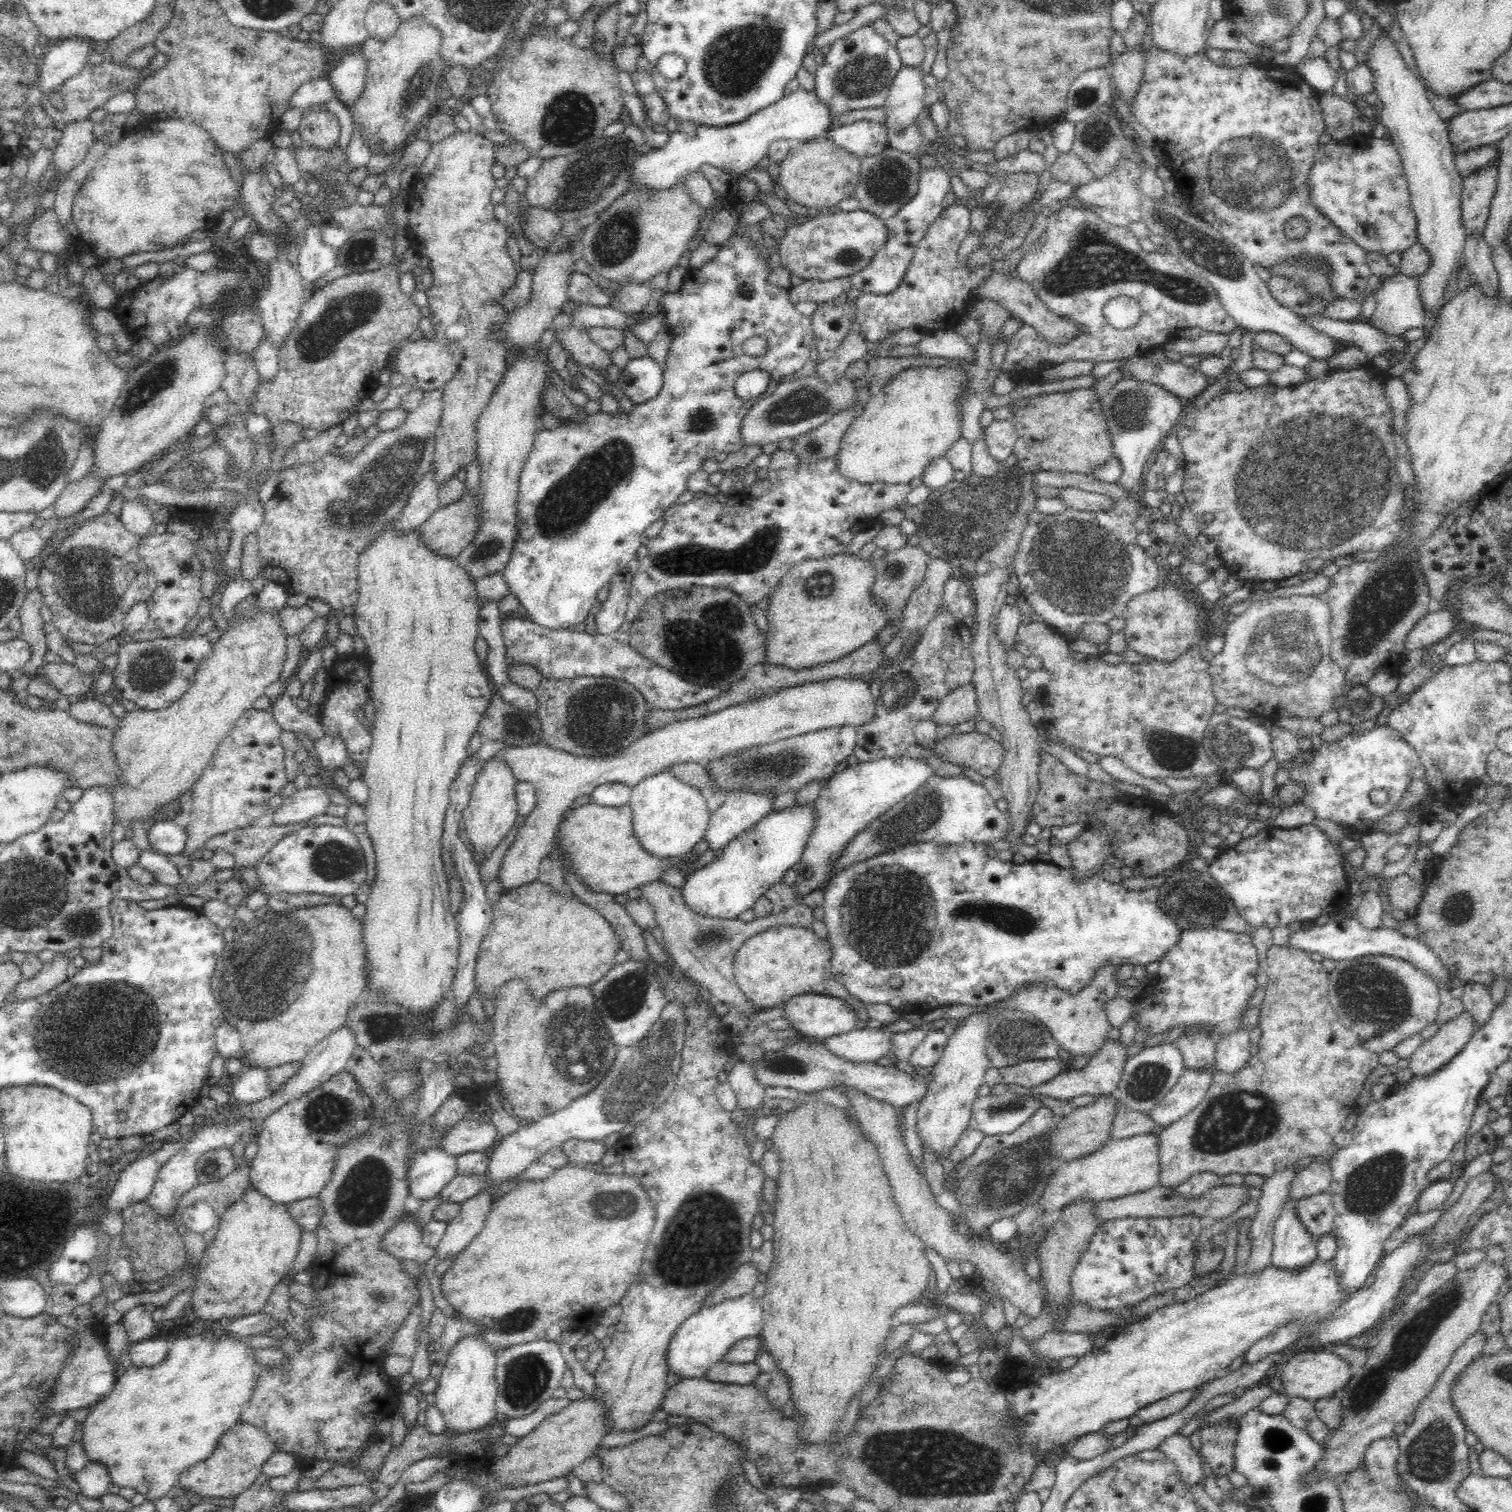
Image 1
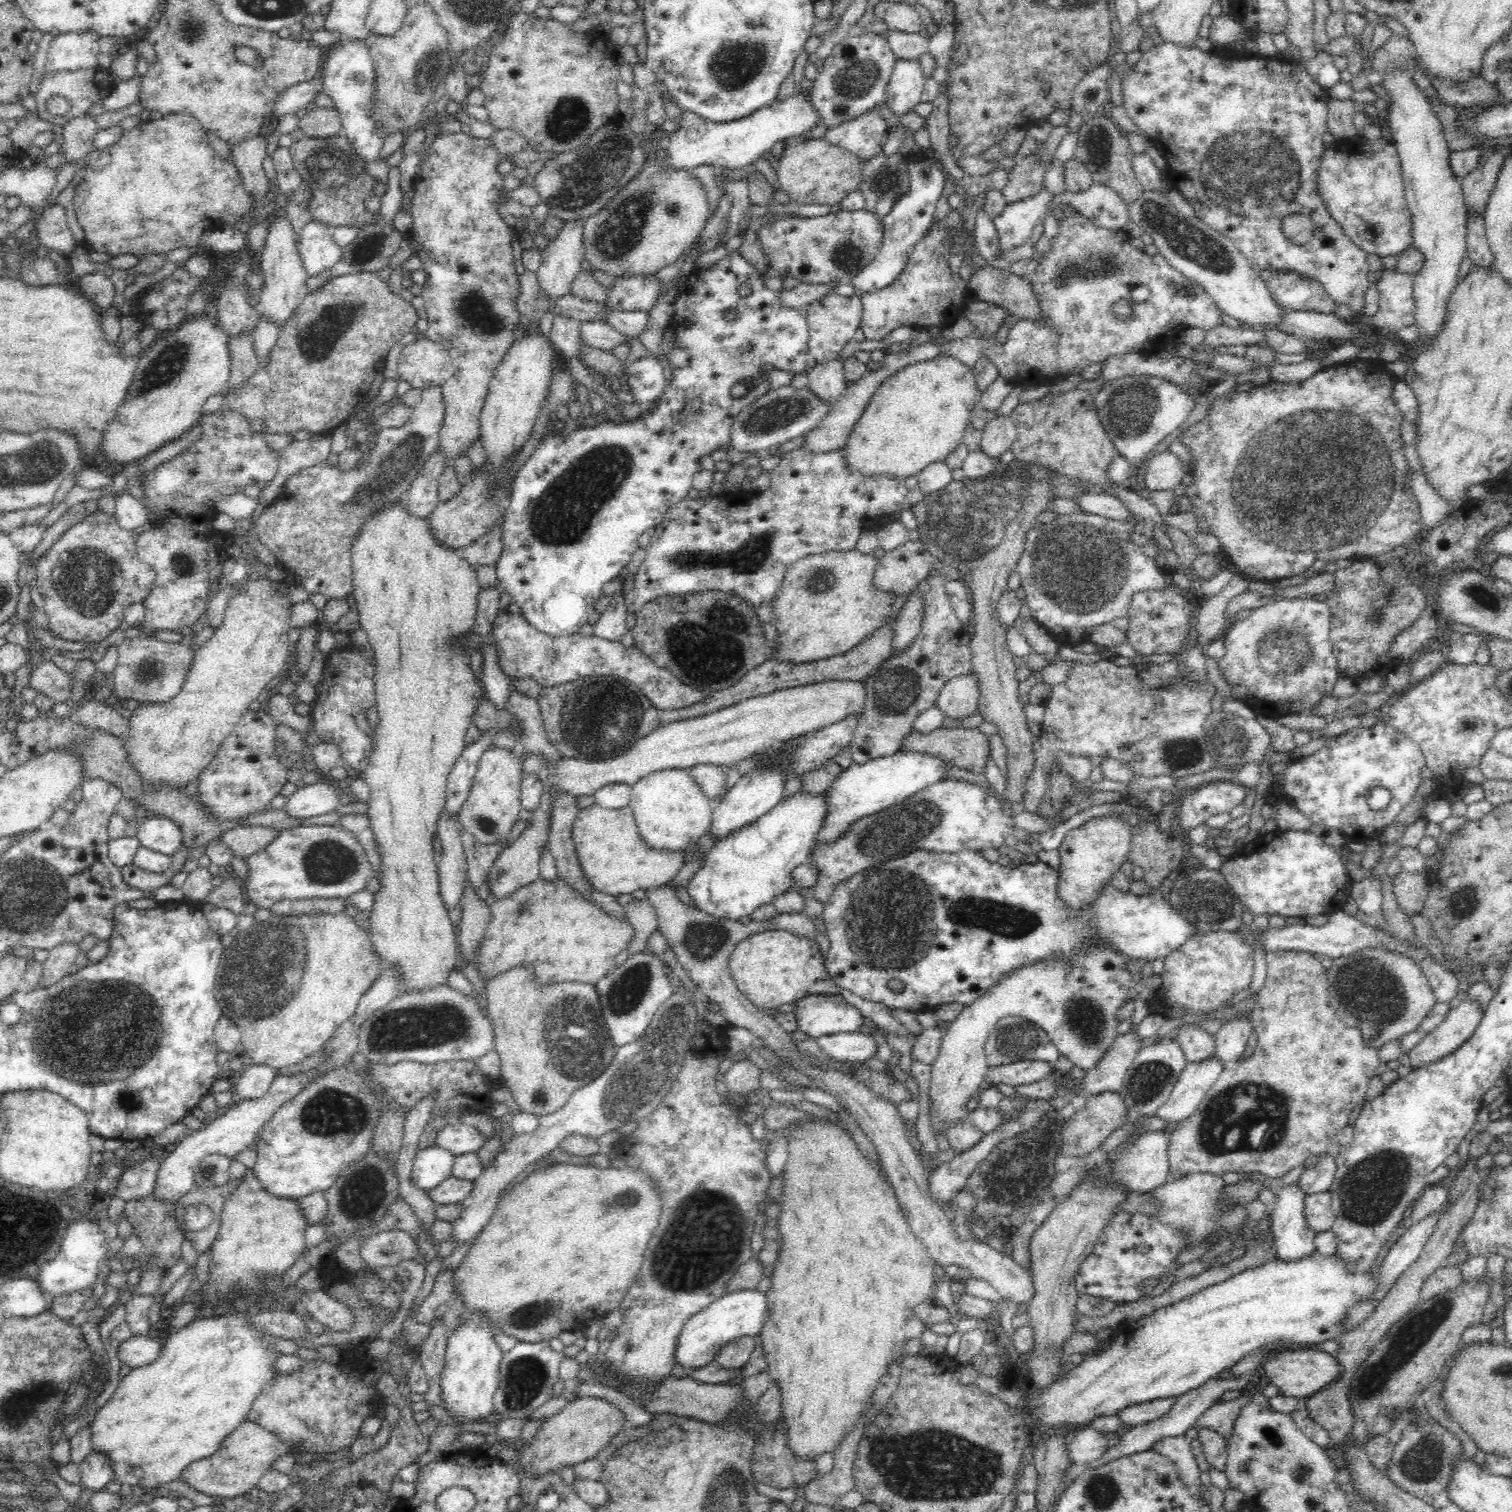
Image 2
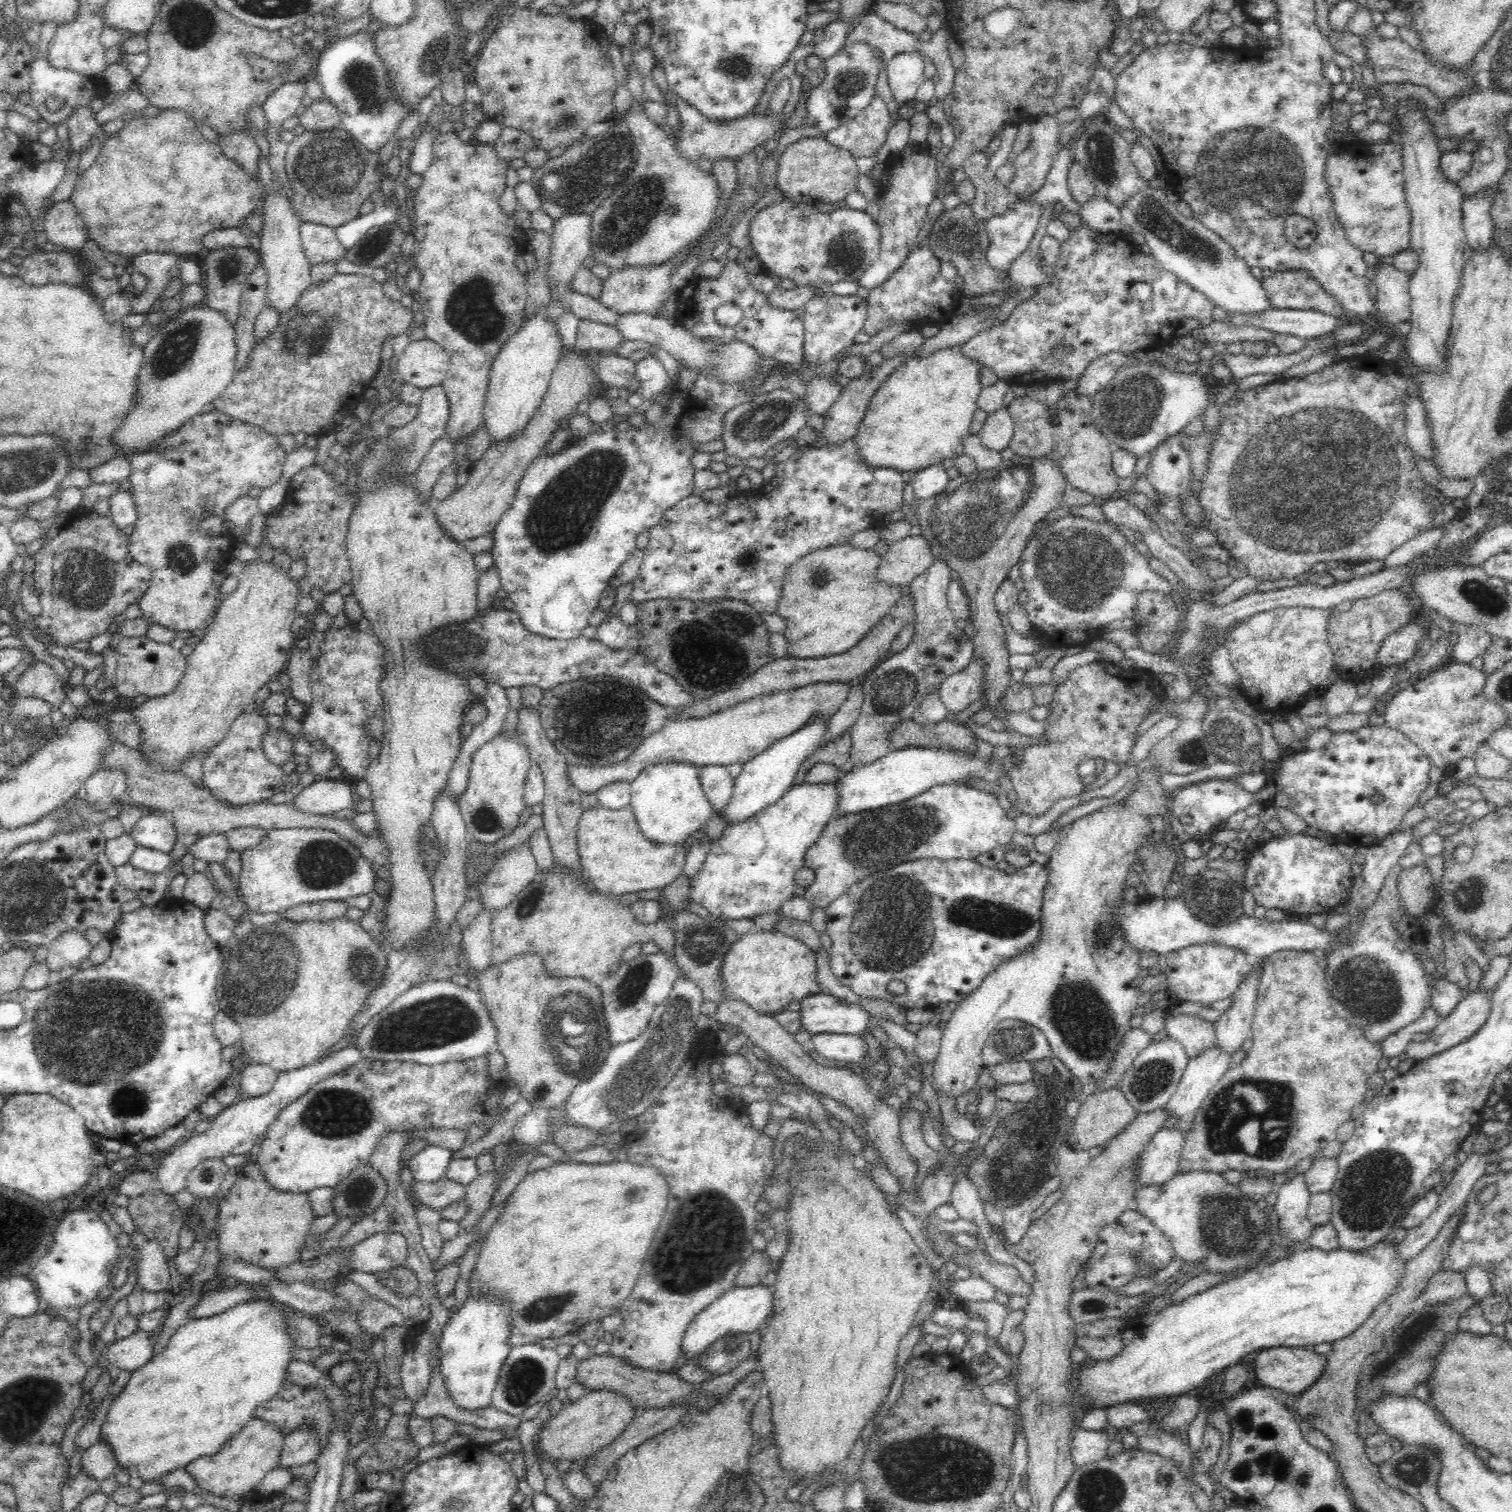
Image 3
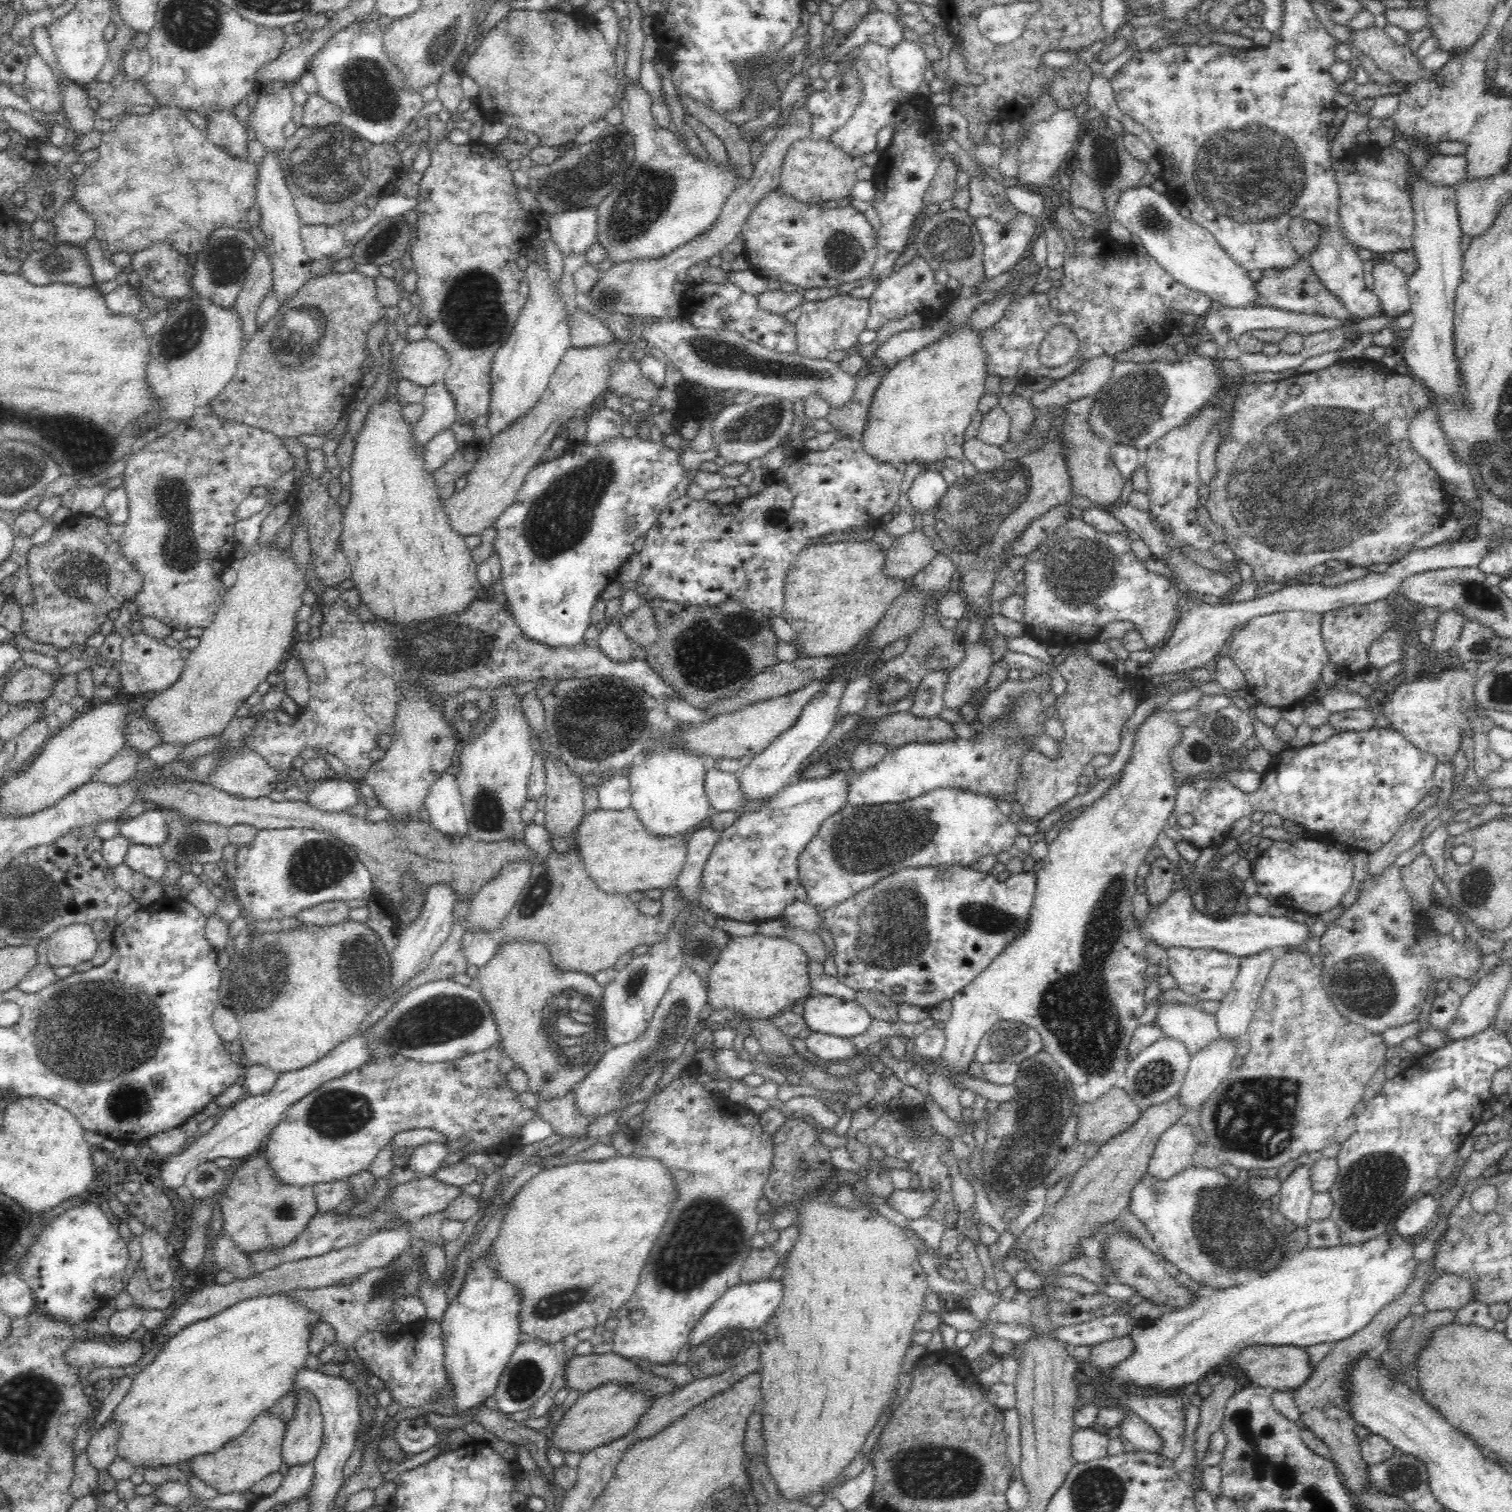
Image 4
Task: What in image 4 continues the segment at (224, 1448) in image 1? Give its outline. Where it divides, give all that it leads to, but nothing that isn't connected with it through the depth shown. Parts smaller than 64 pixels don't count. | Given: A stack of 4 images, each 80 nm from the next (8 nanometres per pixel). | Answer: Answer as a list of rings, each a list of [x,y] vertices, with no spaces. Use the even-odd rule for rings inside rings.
[[[263,1413],[240,1435],[229,1440],[216,1452],[198,1454],[189,1460],[191,1471],[220,1494],[246,1492],[268,1474],[278,1471],[282,1458],[282,1443],[287,1421],[276,1415]]]

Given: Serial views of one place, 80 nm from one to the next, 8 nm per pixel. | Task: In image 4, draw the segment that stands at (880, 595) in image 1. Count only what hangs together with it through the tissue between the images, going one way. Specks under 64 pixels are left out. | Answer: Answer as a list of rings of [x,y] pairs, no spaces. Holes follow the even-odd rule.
[[[921,527],[912,532],[894,537],[890,548],[885,550],[885,573],[894,578],[912,578],[920,572],[937,554],[932,539]]]

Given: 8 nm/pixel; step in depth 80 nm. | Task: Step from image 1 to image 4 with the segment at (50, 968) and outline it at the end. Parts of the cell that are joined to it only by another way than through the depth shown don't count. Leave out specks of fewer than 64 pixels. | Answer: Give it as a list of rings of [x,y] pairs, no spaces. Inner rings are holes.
[[[75,923],[58,928],[47,941],[49,964],[74,967],[86,962],[96,954],[98,943],[93,925]]]

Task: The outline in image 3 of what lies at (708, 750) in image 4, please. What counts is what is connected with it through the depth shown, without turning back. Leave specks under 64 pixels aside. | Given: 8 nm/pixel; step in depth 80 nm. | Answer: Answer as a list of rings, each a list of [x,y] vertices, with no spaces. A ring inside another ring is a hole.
[[[815,682],[792,691],[775,692],[734,705],[726,710],[709,714],[700,719],[678,719],[668,722],[658,731],[647,736],[622,762],[604,766],[569,765],[567,775],[580,793],[596,793],[602,786],[618,780],[632,783],[634,776],[648,764],[666,760],[691,762],[696,766],[745,763],[764,752],[771,744],[790,732],[798,730],[812,716],[823,714],[831,718],[844,702],[849,683]]]

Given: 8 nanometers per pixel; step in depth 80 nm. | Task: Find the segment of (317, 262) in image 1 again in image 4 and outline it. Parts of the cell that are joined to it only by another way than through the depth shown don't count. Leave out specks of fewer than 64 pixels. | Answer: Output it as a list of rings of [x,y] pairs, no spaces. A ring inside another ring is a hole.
[[[303,225],[300,239],[311,259],[330,257],[345,245],[343,231],[337,225]]]

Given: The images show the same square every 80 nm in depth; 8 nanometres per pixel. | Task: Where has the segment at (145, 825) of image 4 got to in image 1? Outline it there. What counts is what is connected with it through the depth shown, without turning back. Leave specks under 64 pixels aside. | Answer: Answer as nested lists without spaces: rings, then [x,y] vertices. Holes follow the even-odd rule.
[[[172,819],[156,820],[147,830],[147,839],[153,850],[161,854],[180,855],[187,842],[187,830],[176,825]]]

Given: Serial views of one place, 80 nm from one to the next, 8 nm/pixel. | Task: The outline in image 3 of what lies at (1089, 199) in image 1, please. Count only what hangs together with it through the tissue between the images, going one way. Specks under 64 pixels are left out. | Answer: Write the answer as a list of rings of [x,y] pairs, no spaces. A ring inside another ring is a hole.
[[[1098,194],[1081,205],[1079,215],[1093,231],[1112,233],[1120,228],[1120,211],[1118,211],[1118,207],[1110,201],[1106,201],[1106,197]]]

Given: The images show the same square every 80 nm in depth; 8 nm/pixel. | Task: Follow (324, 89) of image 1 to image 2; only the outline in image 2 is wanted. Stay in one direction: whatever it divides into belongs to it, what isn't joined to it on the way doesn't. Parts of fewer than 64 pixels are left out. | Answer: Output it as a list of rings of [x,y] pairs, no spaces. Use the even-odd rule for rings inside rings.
[[[315,76],[309,81],[302,81],[288,86],[274,100],[272,119],[303,113],[305,107],[309,104],[308,102],[313,101],[318,92],[323,92],[322,79],[319,76]]]

